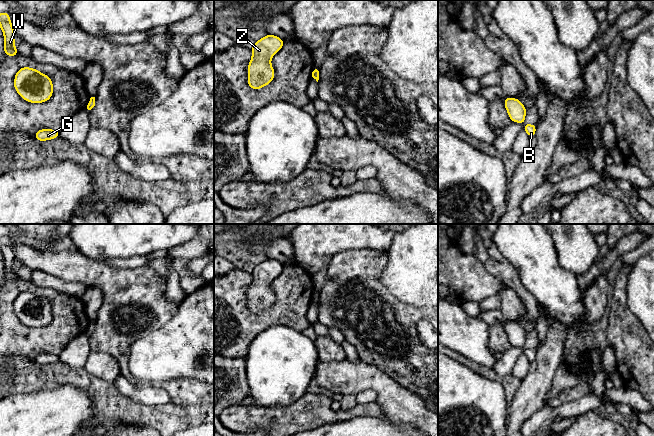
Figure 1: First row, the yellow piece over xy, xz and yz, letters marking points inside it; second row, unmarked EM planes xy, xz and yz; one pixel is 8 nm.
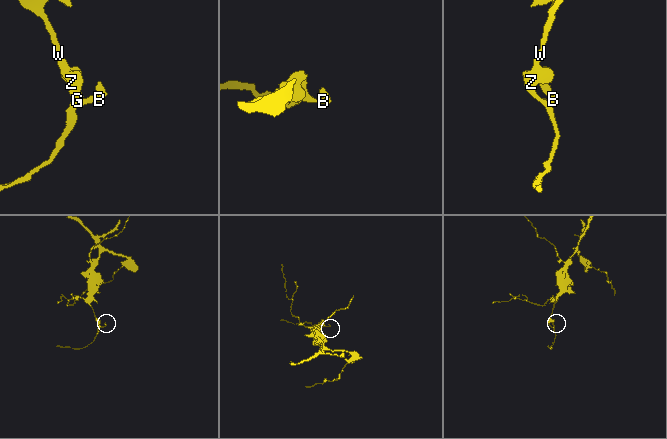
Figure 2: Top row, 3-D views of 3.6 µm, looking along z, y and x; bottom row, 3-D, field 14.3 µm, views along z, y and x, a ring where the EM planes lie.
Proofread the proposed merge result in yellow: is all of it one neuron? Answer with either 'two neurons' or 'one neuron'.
one neuron

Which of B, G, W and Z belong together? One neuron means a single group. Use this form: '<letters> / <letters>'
B G W Z

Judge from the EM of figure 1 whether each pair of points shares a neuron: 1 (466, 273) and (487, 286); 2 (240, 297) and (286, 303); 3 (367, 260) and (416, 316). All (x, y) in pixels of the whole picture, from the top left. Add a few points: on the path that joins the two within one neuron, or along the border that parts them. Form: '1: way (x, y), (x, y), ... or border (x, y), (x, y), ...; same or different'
1: way (471, 278), (477, 284), (482, 284); same
2: way (244, 311), (251, 318), (269, 318), (272, 316); same
3: way (367, 277), (399, 311); same

